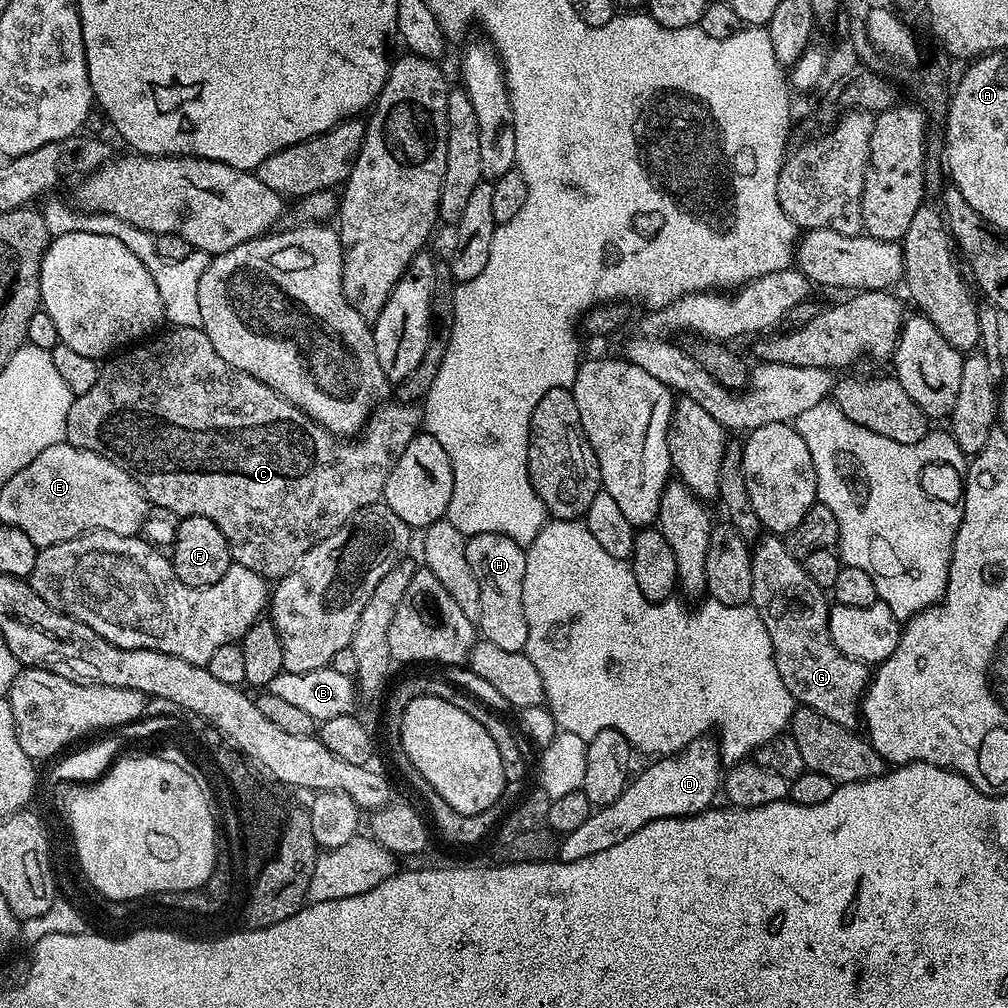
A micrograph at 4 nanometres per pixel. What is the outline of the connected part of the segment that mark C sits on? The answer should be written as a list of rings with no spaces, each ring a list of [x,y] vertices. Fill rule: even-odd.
[[[172,326],[167,330],[169,332],[161,331],[159,334],[153,335],[147,342],[137,343],[135,346],[121,351],[119,355],[109,359],[101,367],[100,377],[98,382],[94,382],[93,388],[86,390],[86,394],[73,399],[70,414],[66,414],[64,440],[73,444],[75,448],[90,450],[94,454],[104,456],[122,470],[129,472],[134,478],[134,482],[138,482],[138,486],[147,496],[149,505],[170,510],[177,518],[186,516],[210,518],[210,522],[214,522],[214,526],[218,526],[218,530],[222,530],[235,563],[246,566],[246,570],[254,570],[260,576],[275,582],[280,577],[290,574],[290,570],[294,570],[294,566],[315,544],[330,538],[330,534],[334,534],[334,530],[341,528],[355,512],[377,503],[383,497],[386,478],[390,478],[390,470],[394,470],[394,462],[398,462],[398,458],[402,458],[402,450],[406,450],[406,446],[410,446],[410,442],[421,431],[421,409],[414,404],[385,402],[376,409],[373,415],[368,417],[368,423],[364,425],[359,435],[355,438],[341,439],[341,437],[327,432],[321,424],[317,424],[302,409],[294,407],[289,400],[282,398],[274,390],[270,390],[270,386],[258,382],[258,378],[237,368],[232,368],[230,362],[226,362],[226,358],[222,358],[222,354],[218,354],[218,350],[214,350],[214,342],[210,342],[210,338],[206,338],[203,328]]]

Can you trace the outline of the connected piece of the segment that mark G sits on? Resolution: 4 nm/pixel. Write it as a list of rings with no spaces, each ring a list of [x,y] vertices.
[[[761,535],[755,541],[751,553],[754,574],[751,605],[758,610],[766,626],[766,634],[770,634],[770,642],[774,646],[774,662],[778,666],[778,674],[782,674],[782,686],[790,690],[797,705],[818,710],[818,714],[830,718],[830,722],[838,722],[844,728],[855,729],[862,720],[862,701],[868,688],[870,668],[854,658],[846,658],[846,654],[842,654],[838,646],[834,646],[828,633],[830,600],[825,589],[819,588],[814,578],[806,574],[803,563],[790,554],[787,543],[779,535]]]

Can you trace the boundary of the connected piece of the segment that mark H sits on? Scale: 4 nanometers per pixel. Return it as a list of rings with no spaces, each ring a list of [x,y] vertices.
[[[480,532],[467,537],[466,558],[470,558],[470,570],[478,578],[478,590],[482,590],[482,614],[478,621],[483,639],[499,649],[523,652],[526,646],[526,614],[522,610],[522,578],[526,578],[526,552],[510,538],[493,532]]]

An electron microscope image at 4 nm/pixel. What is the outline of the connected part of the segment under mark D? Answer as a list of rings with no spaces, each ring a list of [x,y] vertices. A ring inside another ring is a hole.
[[[715,739],[695,740],[676,755],[656,758],[649,764],[652,764],[649,768],[642,769],[640,773],[637,771],[629,779],[614,802],[597,807],[592,816],[578,826],[578,830],[563,833],[558,844],[560,860],[574,862],[578,858],[590,858],[590,854],[618,846],[622,838],[630,838],[634,830],[642,830],[642,826],[650,822],[693,816],[708,811],[717,803],[716,792],[718,796],[722,788],[722,761],[720,745]]]

